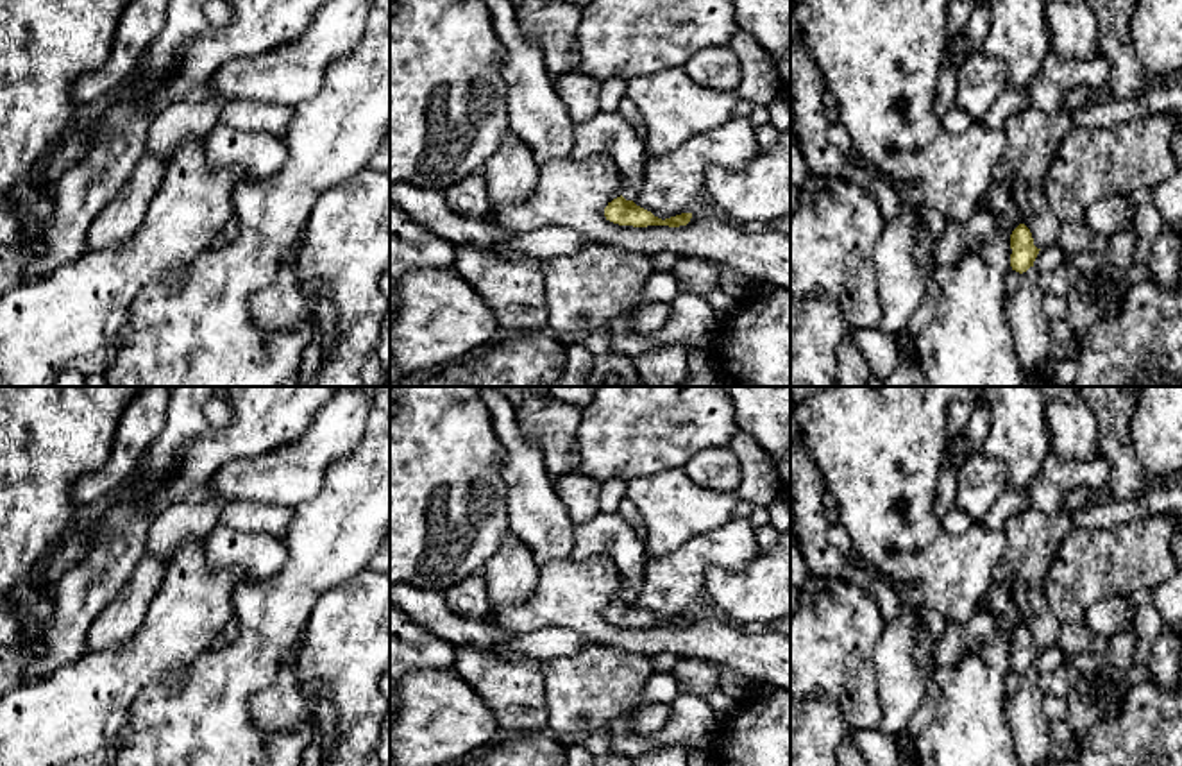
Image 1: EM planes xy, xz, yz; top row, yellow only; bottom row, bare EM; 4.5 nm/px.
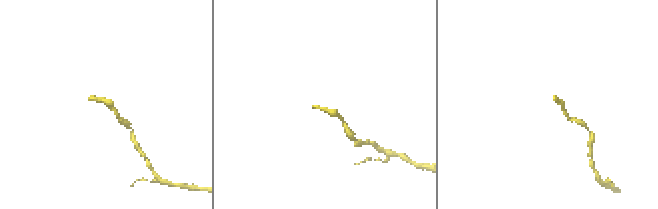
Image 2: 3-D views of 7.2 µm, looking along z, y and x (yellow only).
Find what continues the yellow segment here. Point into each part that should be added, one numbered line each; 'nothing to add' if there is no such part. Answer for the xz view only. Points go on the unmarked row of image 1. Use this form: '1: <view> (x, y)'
1: xz (607, 534)

